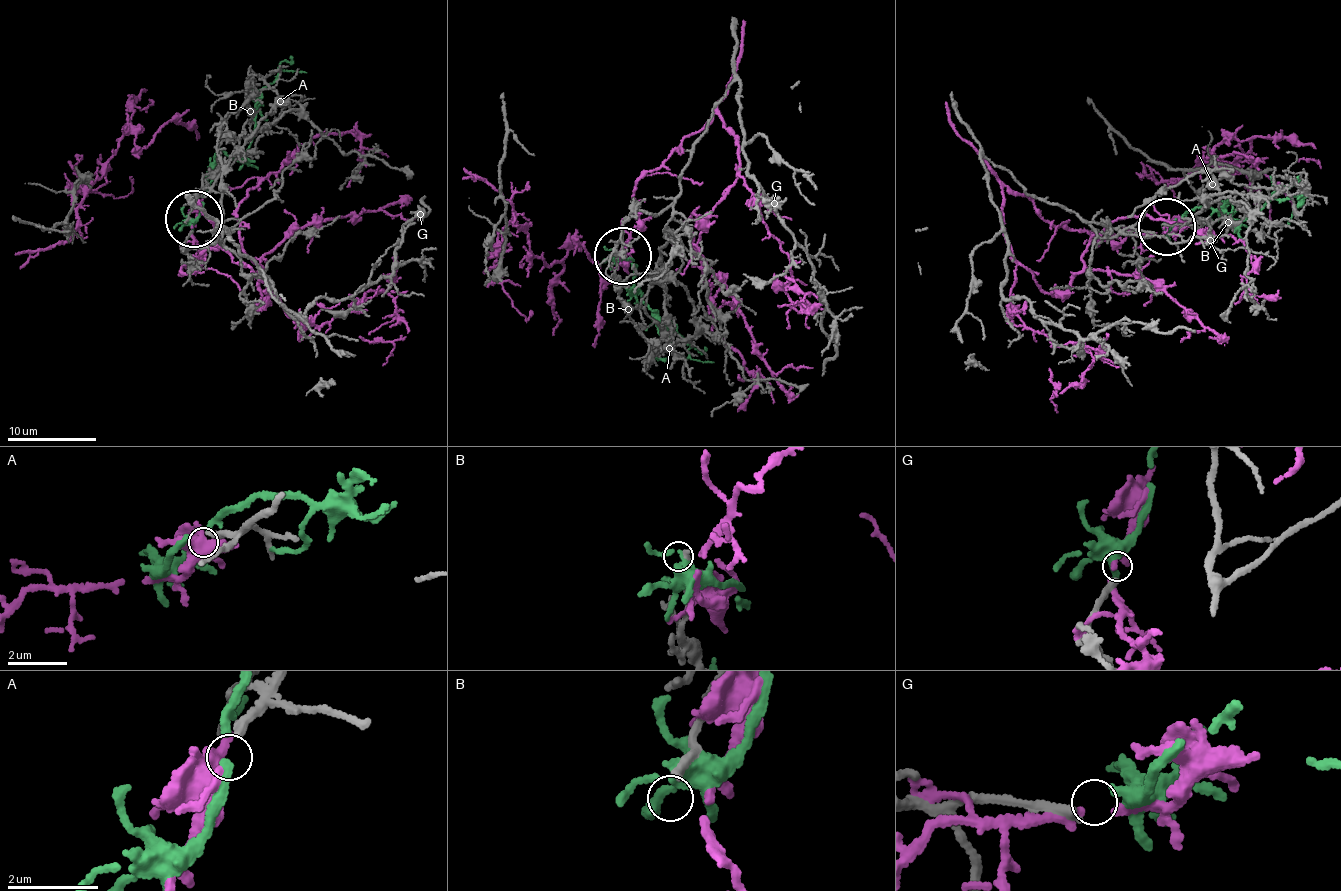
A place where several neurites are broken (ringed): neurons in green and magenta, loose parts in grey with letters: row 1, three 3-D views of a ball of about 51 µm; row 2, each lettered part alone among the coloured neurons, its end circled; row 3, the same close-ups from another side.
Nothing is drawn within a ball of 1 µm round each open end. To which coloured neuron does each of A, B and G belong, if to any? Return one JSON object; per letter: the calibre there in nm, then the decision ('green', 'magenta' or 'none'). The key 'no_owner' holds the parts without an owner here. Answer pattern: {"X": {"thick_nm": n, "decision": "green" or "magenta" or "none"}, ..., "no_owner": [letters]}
{"A": {"thick_nm": 190, "decision": "magenta"}, "B": {"thick_nm": 170, "decision": "none"}, "G": {"thick_nm": 200, "decision": "green"}, "no_owner": ["B"]}

